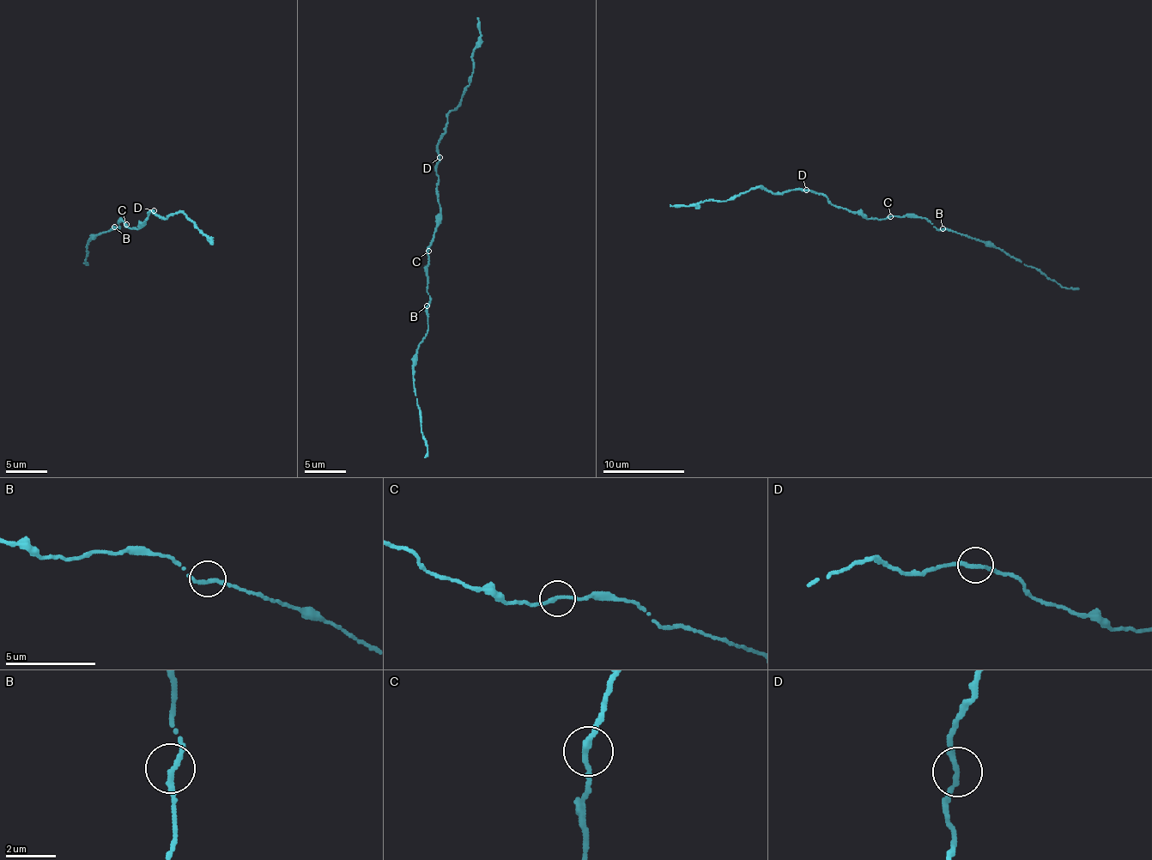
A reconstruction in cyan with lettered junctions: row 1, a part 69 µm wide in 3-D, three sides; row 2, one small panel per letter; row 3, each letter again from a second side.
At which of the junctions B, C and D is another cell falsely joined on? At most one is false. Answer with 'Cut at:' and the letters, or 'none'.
Cut at: none

